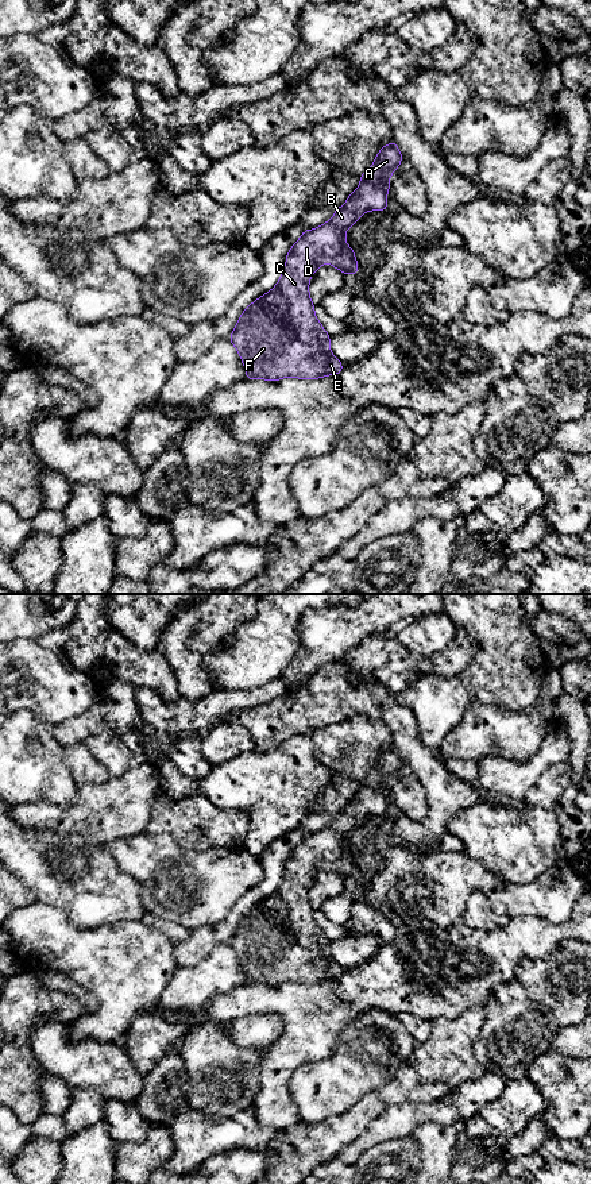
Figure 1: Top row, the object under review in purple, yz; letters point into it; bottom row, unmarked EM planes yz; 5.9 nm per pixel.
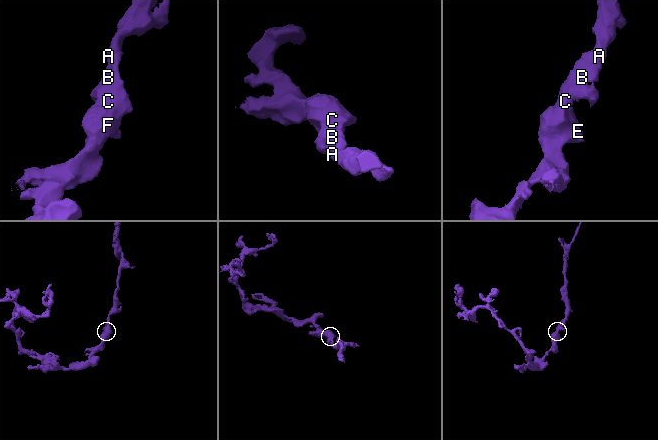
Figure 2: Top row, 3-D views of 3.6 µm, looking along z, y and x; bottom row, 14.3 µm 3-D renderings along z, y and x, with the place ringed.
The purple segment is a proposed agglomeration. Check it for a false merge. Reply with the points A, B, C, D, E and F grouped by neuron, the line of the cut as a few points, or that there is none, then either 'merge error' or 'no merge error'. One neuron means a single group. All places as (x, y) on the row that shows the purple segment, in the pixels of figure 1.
groups A B C D E F; cut none; no merge error

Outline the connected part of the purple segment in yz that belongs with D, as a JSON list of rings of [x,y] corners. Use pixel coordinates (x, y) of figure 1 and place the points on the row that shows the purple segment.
[[[395,140],[383,146],[372,166],[359,176],[358,189],[347,196],[343,207],[335,209],[333,217],[314,230],[304,230],[286,255],[286,265],[278,284],[244,309],[228,339],[240,355],[247,379],[279,381],[286,377],[318,379],[341,373],[344,365],[333,356],[329,347],[331,336],[314,315],[309,281],[325,263],[331,263],[343,274],[359,274],[355,251],[345,243],[345,231],[364,212],[387,209],[387,190],[391,189],[389,177],[398,170],[402,159]]]

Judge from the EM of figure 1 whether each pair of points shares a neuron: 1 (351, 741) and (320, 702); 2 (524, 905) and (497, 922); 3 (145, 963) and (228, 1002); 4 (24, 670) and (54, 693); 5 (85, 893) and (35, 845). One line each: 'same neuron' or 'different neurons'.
1: different neurons
2: different neurons
3: different neurons
4: same neuron
5: same neuron

